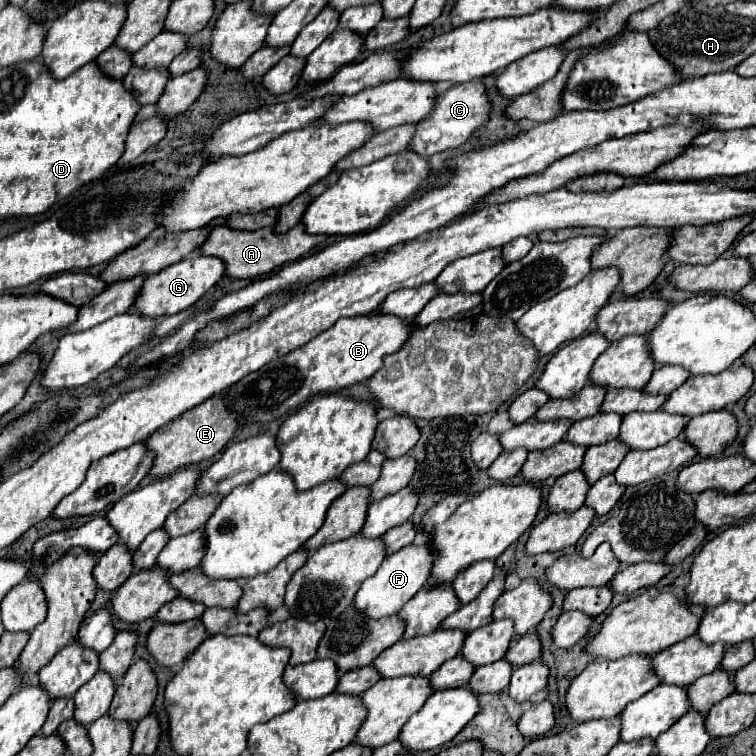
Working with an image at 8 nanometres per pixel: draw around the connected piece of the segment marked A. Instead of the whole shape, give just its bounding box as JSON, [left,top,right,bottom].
[200,222,328,278]

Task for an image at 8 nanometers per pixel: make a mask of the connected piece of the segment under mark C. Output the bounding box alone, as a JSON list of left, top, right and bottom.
[410,80,492,158]

